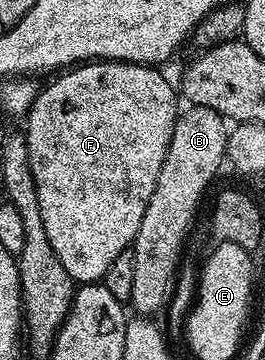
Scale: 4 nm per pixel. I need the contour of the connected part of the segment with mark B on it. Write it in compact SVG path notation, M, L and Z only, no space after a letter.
M196 105L187 110L174 122L166 158L160 167L158 186L156 191L152 191L144 219L140 219L140 231L136 231L134 236L134 274L129 304L134 305L133 312L138 315L154 315L157 309L169 303L174 293L174 272L178 269L182 240L194 221L202 192L209 187L210 180L217 175L222 161L224 165L226 157L228 125L222 114L207 105Z

